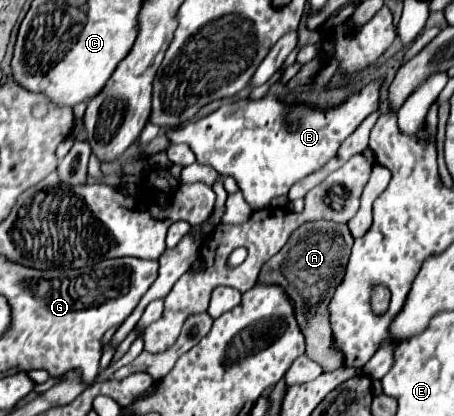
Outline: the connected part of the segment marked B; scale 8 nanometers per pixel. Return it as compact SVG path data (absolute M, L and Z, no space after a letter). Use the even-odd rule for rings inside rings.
M370 82L356 96L348 98L348 102L344 102L336 108L330 108L330 110L310 110L306 106L286 106L286 104L278 102L276 94L266 94L264 98L260 98L256 102L240 100L234 104L224 104L210 116L200 118L198 122L190 122L184 128L168 130L166 136L174 144L180 144L180 142L188 144L190 150L196 154L198 162L212 166L222 178L232 176L238 182L240 190L244 192L246 202L254 210L258 210L258 208L270 206L270 202L274 198L286 196L294 182L320 170L330 158L336 156L338 146L362 124L362 120L366 116L370 116L370 112L374 112L378 108L378 86L380 86L380 82Z

